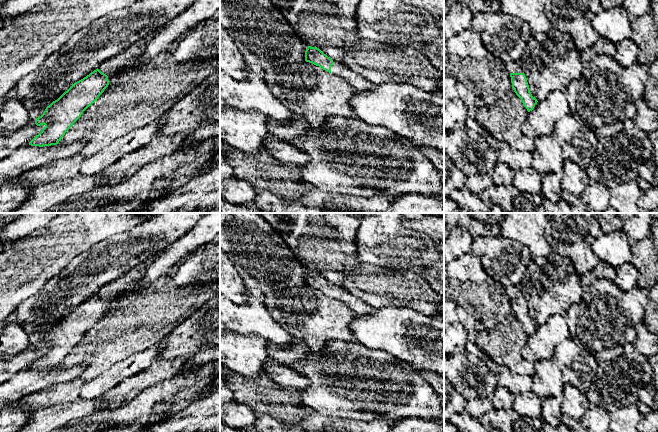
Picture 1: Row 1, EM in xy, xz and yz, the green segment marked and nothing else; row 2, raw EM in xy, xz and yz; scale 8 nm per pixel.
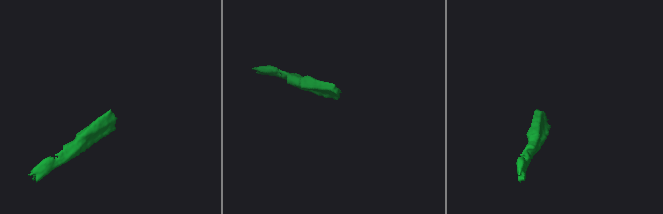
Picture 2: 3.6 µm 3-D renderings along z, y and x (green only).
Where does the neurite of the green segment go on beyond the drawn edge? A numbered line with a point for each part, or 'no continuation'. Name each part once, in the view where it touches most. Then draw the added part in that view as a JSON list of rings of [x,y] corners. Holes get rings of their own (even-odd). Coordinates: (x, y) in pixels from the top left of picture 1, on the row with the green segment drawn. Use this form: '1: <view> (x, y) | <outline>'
1: yz (513, 67) | [[[509,62],[507,64],[507,70],[509,71],[509,73],[523,73],[520,62]]]

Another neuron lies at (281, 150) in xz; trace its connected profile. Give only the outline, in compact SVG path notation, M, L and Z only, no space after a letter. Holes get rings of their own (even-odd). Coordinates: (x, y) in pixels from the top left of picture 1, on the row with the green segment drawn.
M271 134L265 139L264 148L266 152L284 163L302 167L310 161L306 153Z

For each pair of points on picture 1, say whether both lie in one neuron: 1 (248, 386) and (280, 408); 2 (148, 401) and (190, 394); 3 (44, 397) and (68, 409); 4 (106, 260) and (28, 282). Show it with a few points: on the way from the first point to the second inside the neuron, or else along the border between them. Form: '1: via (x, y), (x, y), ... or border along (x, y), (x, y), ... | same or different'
1: via (256, 392), (272, 400) | same
2: via (158, 400), (167, 394), (180, 394) | same
3: border along (78, 396), (74, 400), (36, 410) | different
4: border along (75, 256), (53, 277) | different

